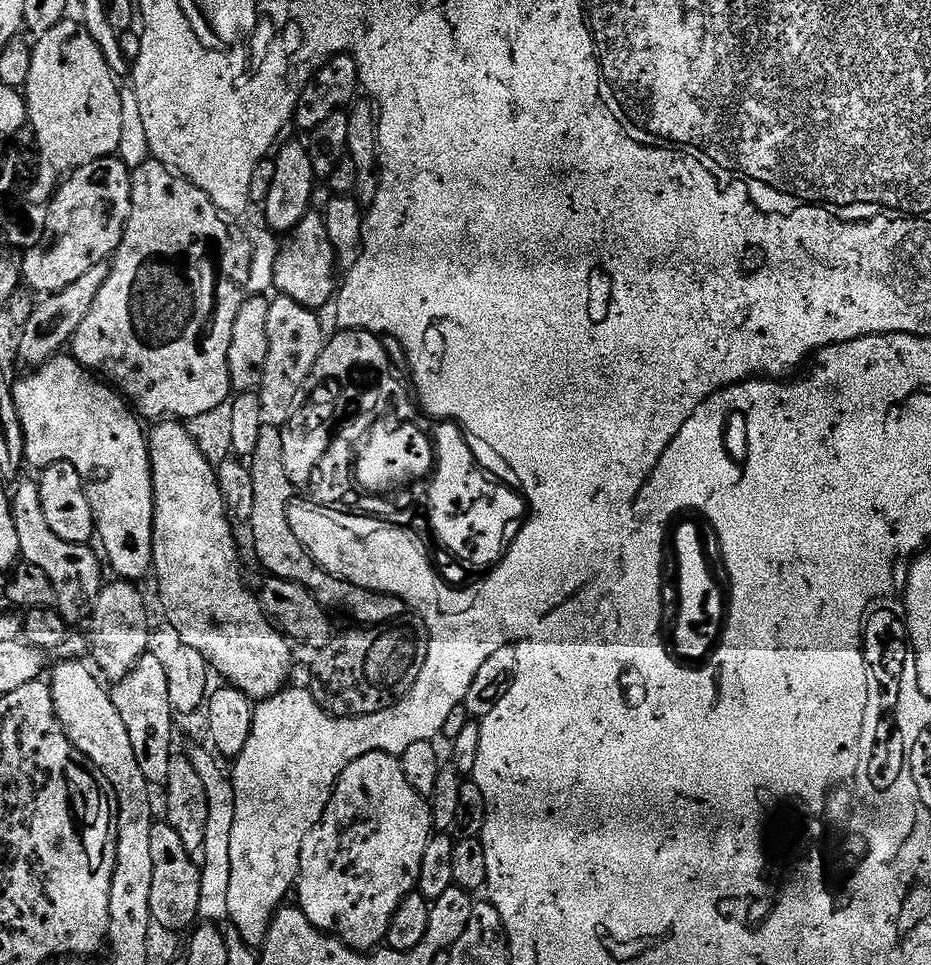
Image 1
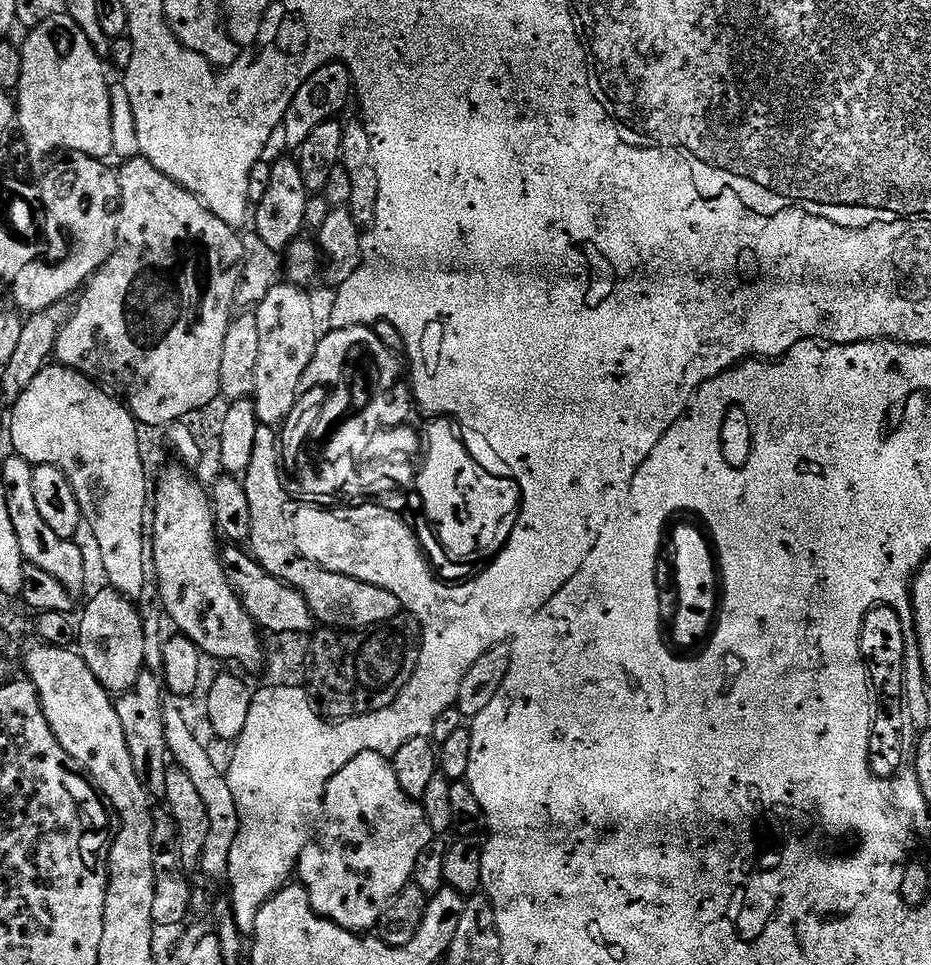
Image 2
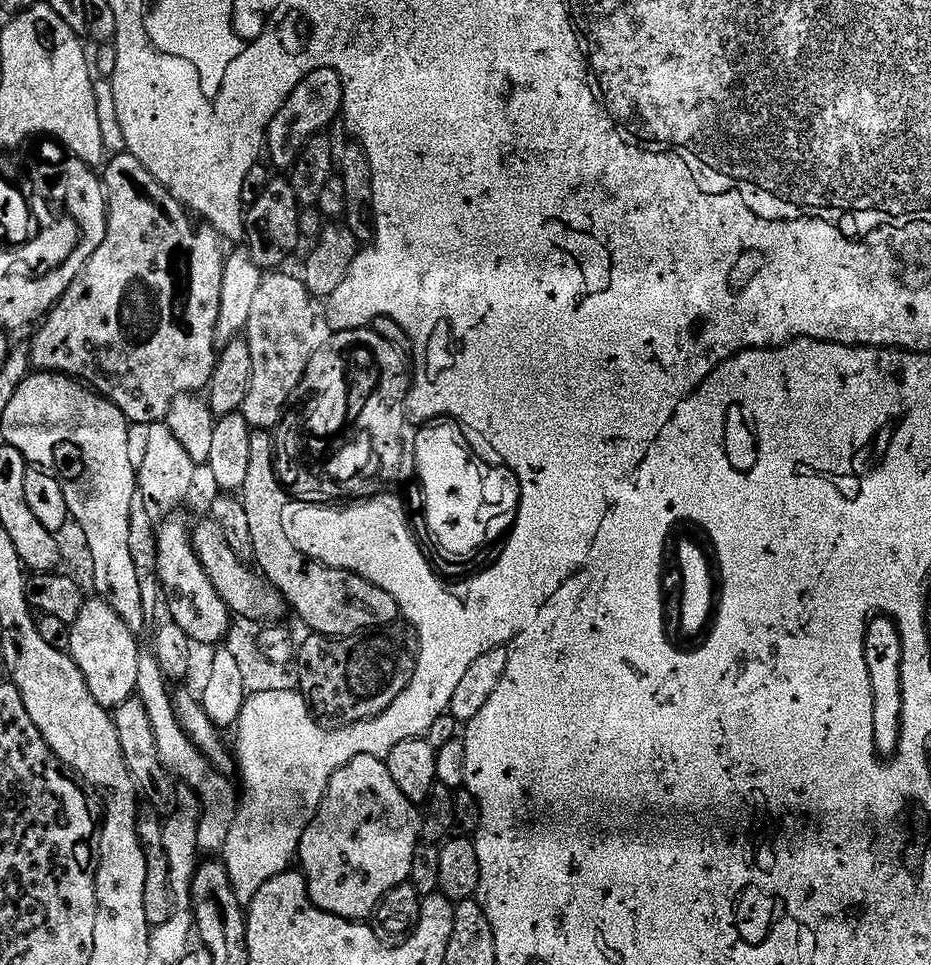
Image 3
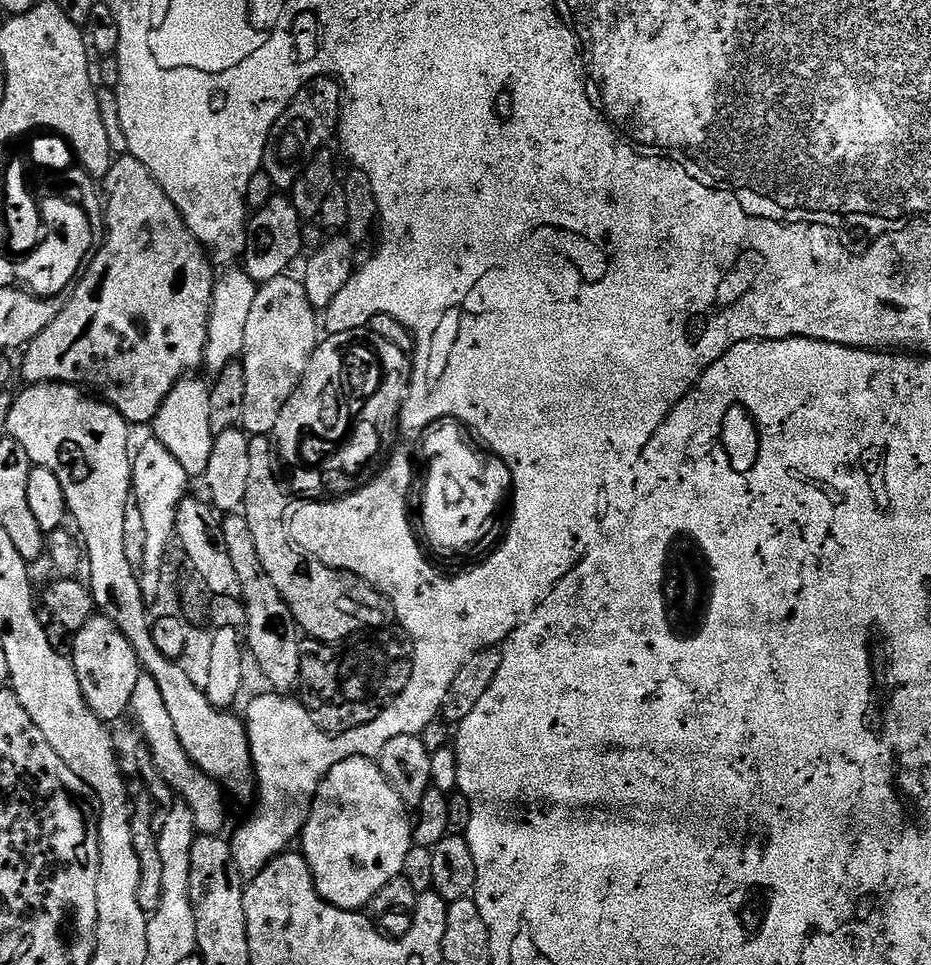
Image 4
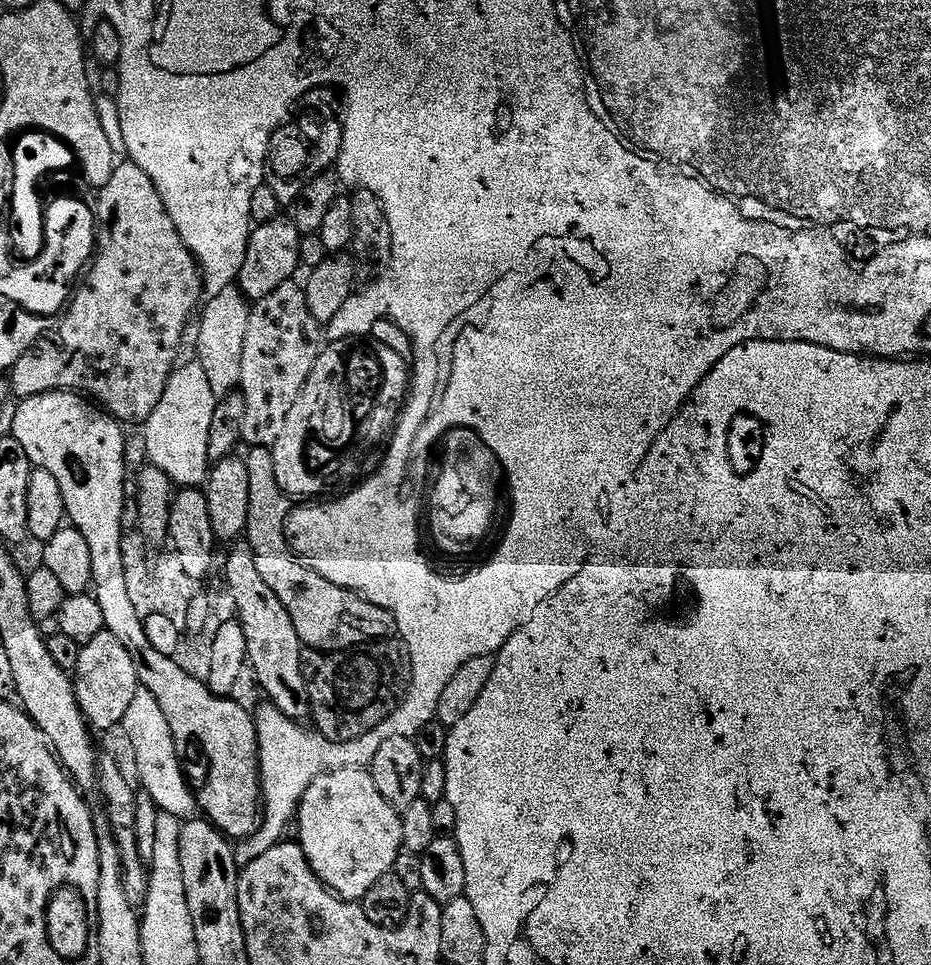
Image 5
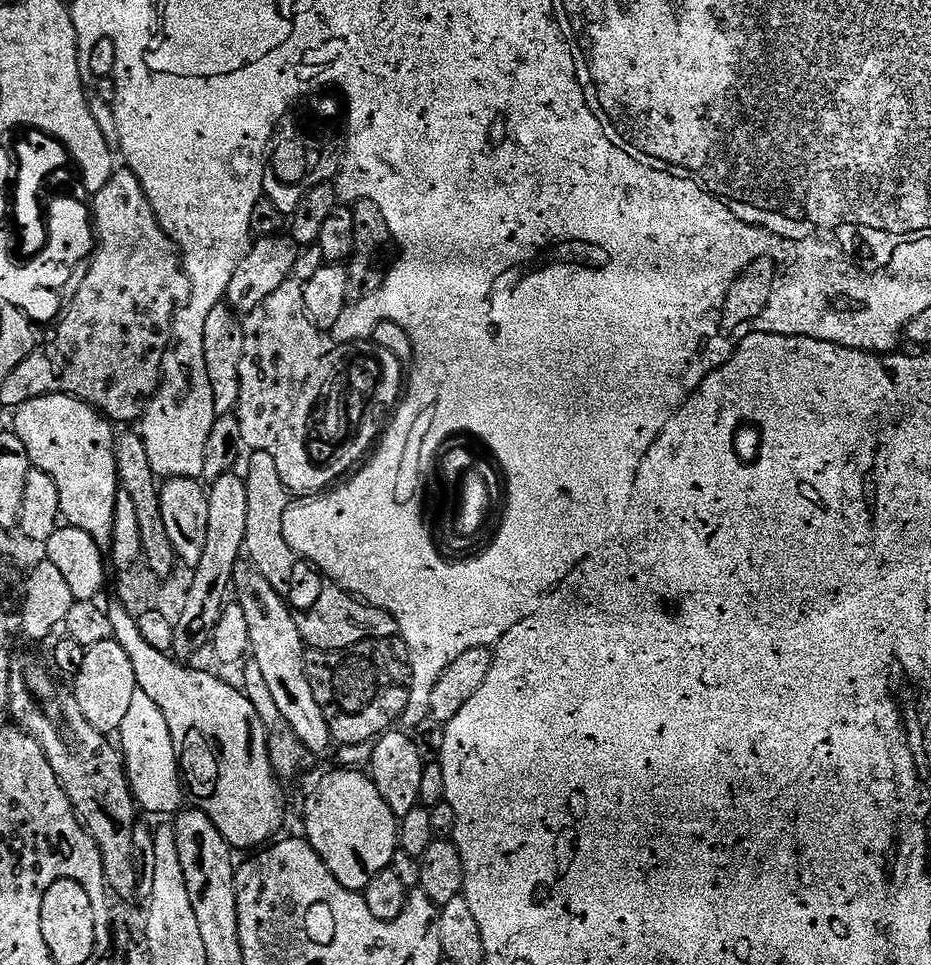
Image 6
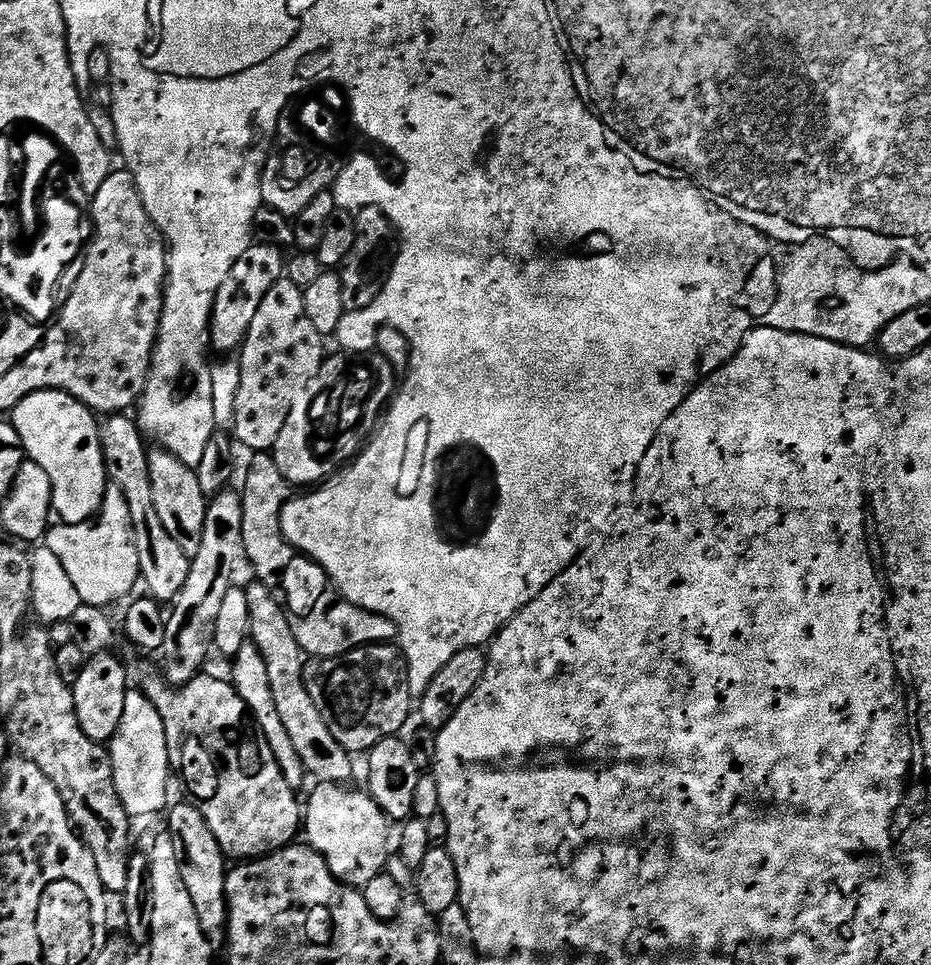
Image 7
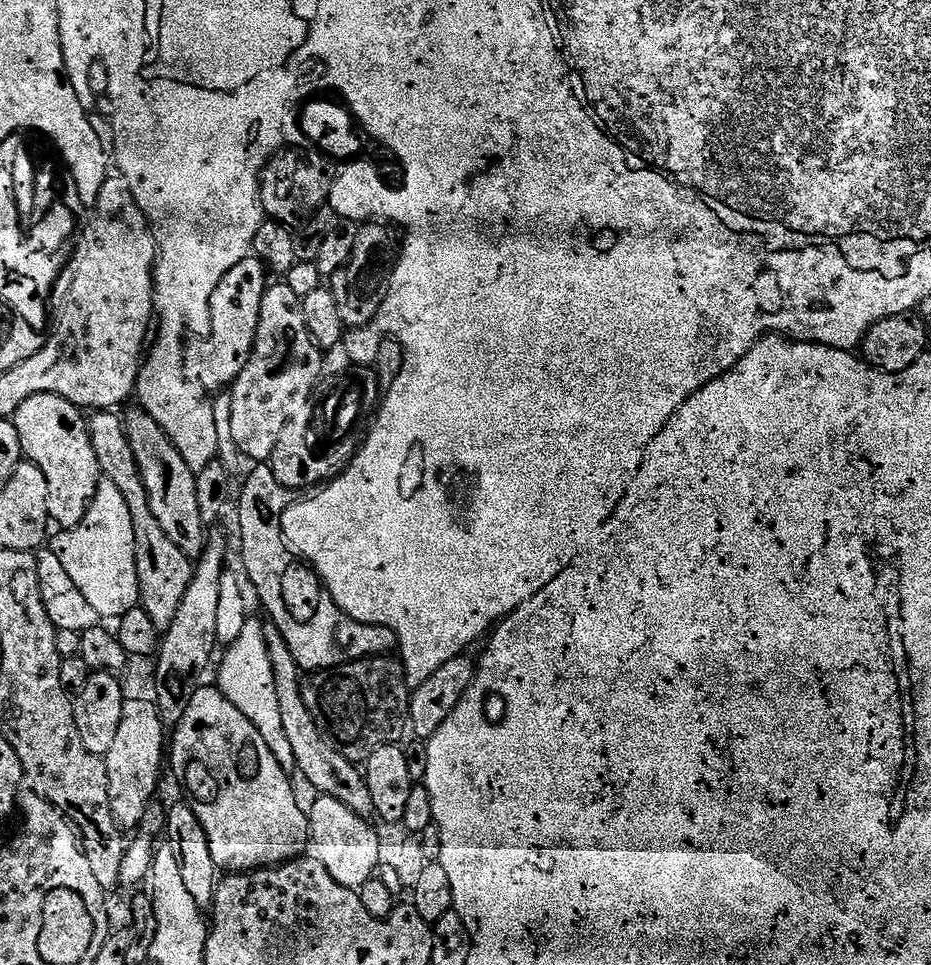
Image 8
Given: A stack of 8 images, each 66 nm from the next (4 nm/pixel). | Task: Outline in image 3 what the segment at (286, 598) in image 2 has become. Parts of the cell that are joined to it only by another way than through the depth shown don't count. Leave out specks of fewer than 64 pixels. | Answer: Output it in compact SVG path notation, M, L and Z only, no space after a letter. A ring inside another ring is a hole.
M211 518L200 520L191 529L192 547L196 549L196 556L200 564L206 570L214 590L226 602L228 611L233 617L245 616L258 623L260 626L276 626L281 623L284 615L289 615L288 603L284 601L284 595L272 584L264 579L263 575L254 573L248 569L245 561L240 559L234 550L230 550L230 542L222 534L219 524Z

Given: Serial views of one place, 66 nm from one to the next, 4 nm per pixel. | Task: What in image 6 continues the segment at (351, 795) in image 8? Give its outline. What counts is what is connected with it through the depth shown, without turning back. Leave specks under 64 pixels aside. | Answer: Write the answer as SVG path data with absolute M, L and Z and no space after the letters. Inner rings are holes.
M240 562L236 565L234 577L235 603L242 606L242 611L246 613L246 622L250 629L250 660L251 663L262 670L262 679L266 681L266 687L270 690L274 703L278 705L278 714L281 721L286 725L287 731L299 740L305 753L316 756L324 756L328 752L328 747L333 747L334 741L330 734L330 726L326 726L326 718L322 718L322 706L314 699L314 690L310 690L310 682L306 678L306 662L304 654L306 645L298 626L292 617L292 611L288 608L288 603L276 593L274 586L264 575L258 571L251 563Z

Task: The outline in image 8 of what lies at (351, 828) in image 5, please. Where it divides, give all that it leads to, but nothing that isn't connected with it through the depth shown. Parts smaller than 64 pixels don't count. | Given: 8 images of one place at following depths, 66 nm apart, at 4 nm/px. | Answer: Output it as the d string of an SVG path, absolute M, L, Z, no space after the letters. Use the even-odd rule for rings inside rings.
M323 794L310 807L310 836L320 847L319 859L340 884L359 886L373 879L376 867L380 864L380 836L368 825L369 821L350 810L333 796Z

